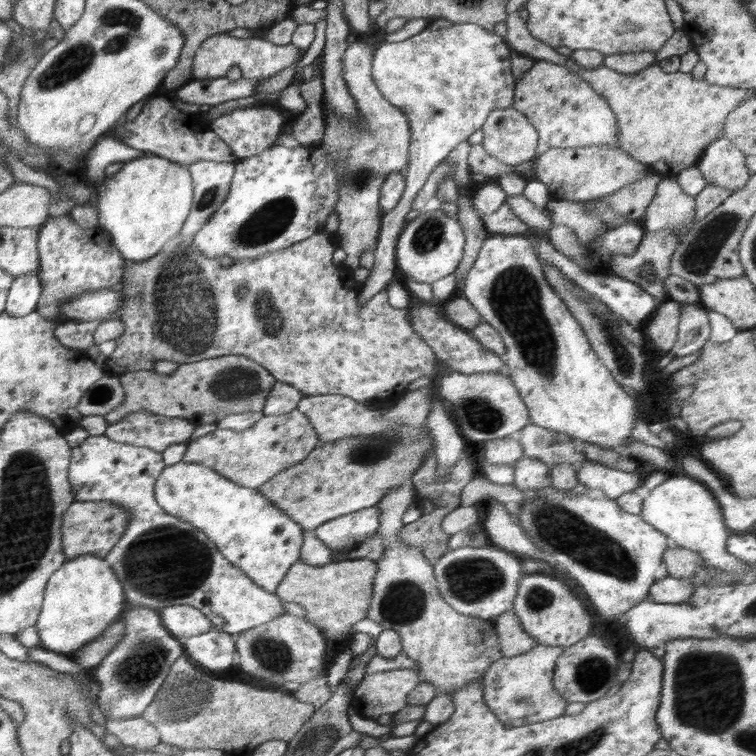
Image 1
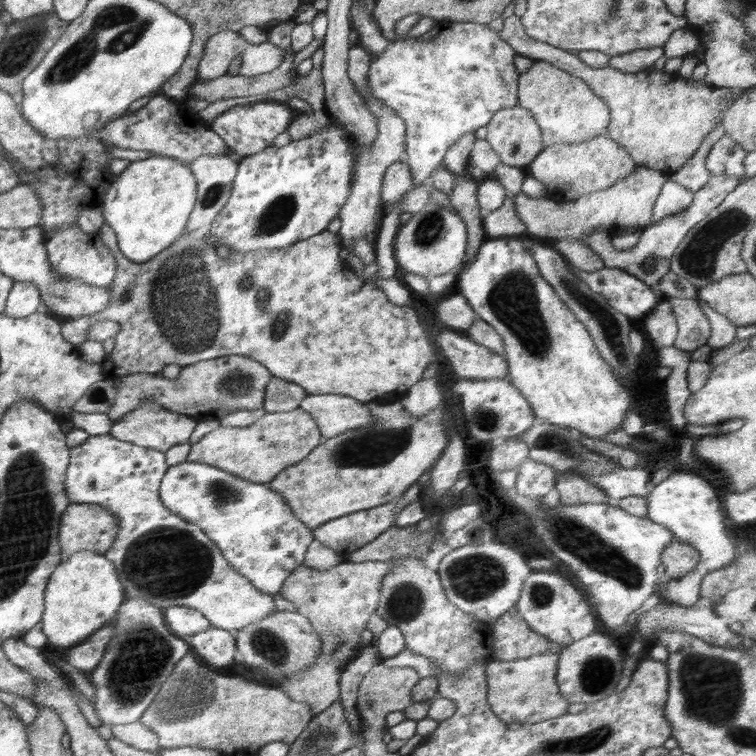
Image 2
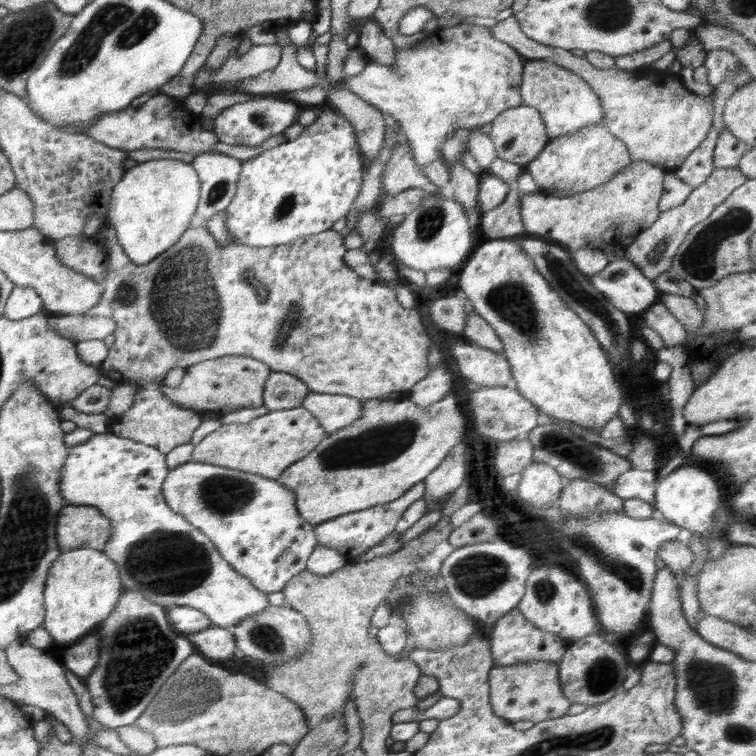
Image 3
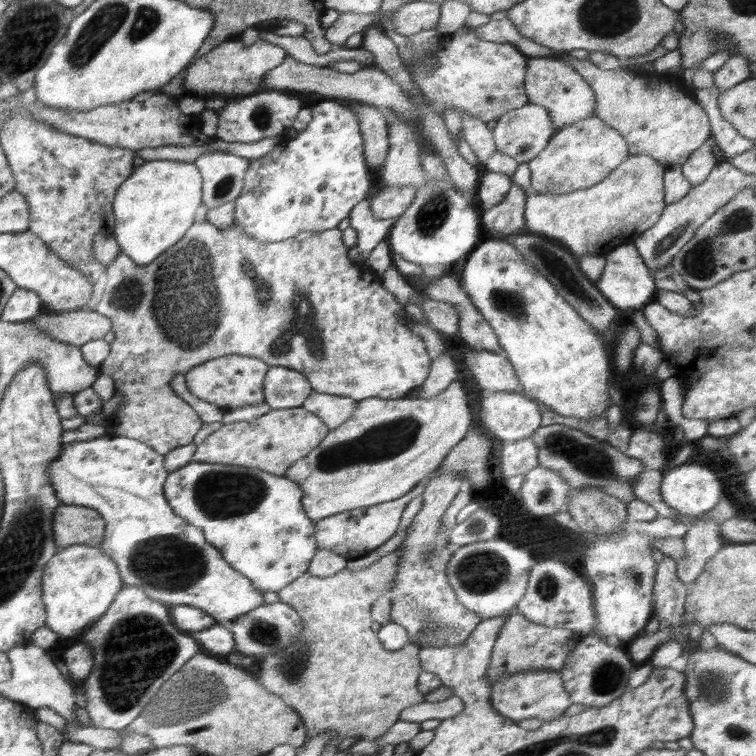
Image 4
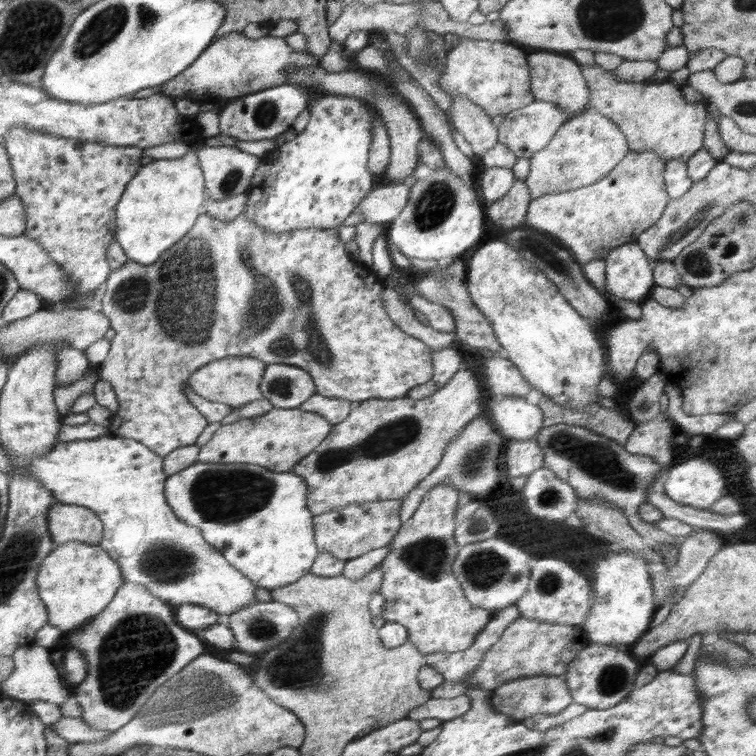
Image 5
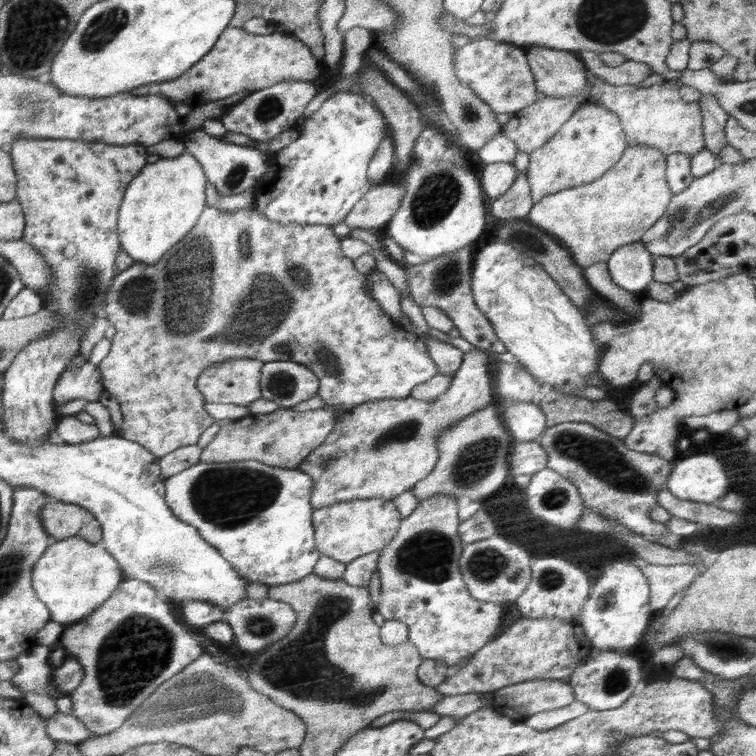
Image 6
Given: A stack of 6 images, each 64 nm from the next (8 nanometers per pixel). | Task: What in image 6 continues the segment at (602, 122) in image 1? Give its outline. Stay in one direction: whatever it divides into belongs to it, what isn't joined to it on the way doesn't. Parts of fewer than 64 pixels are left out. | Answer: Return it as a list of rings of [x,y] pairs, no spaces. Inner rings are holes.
[[[544,45],[523,47],[534,75],[535,89],[542,96],[575,96],[587,84],[587,68],[577,52],[552,49]]]

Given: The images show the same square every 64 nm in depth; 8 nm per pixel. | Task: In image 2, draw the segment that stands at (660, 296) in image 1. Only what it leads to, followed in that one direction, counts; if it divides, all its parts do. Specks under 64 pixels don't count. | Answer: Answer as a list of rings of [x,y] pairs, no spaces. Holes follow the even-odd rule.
[[[727,174],[720,176],[710,176],[708,182],[702,189],[693,193],[692,204],[688,208],[667,216],[658,224],[650,224],[650,226],[640,231],[640,240],[638,244],[630,250],[616,250],[611,247],[611,237],[606,229],[598,227],[591,230],[582,240],[584,245],[590,247],[596,254],[602,257],[604,264],[608,268],[619,268],[636,278],[639,278],[644,284],[647,284],[655,292],[658,292],[658,284],[661,278],[670,272],[670,260],[673,257],[676,247],[681,243],[681,240],[686,236],[686,233],[695,224],[698,224],[709,212],[712,212],[724,199],[727,198],[730,192],[733,192],[738,184],[742,182],[742,178],[732,178]]]

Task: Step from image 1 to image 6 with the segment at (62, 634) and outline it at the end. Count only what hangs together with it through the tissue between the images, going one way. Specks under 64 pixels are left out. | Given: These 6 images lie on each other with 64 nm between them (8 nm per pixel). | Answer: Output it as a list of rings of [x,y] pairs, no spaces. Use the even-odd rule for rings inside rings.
[[[78,537],[66,538],[62,541],[50,542],[50,554],[38,562],[38,570],[34,571],[34,590],[38,590],[38,598],[46,602],[52,622],[59,622],[65,628],[82,621],[94,610],[105,604],[114,589],[123,581],[124,574],[118,561],[99,543],[90,543]]]

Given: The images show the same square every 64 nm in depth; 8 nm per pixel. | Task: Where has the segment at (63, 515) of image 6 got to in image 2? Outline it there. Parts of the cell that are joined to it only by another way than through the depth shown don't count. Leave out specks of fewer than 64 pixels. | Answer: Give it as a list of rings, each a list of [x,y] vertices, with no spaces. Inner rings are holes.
[[[70,504],[61,519],[61,550],[66,550],[66,558],[86,549],[104,555],[116,541],[118,523],[118,517],[101,504]]]

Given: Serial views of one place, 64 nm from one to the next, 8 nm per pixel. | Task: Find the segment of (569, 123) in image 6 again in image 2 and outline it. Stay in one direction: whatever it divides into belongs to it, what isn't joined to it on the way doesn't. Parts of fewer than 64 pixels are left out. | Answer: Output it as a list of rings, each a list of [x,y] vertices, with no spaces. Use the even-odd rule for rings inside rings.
[[[605,133],[586,142],[559,142],[543,148],[525,170],[529,176],[545,184],[547,199],[561,202],[610,189],[619,180],[630,176],[637,169],[637,165],[627,150]]]

